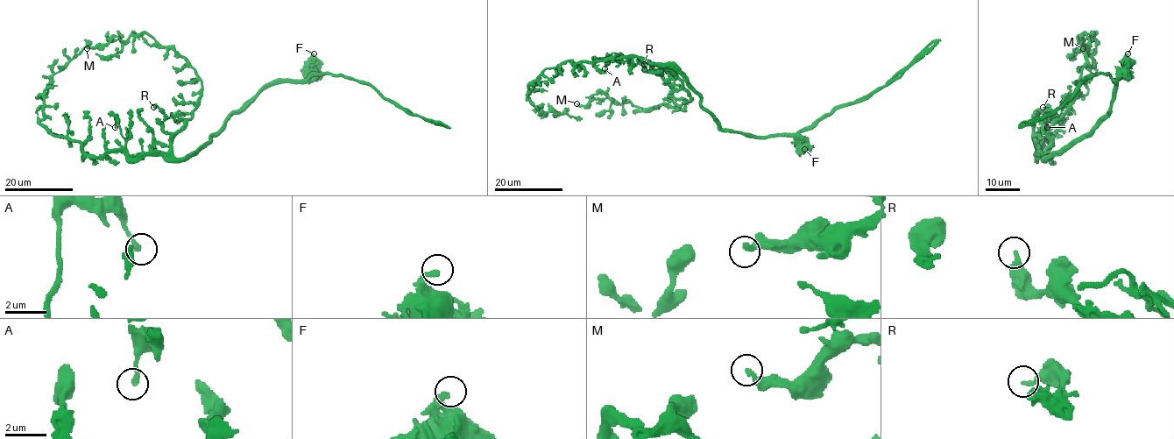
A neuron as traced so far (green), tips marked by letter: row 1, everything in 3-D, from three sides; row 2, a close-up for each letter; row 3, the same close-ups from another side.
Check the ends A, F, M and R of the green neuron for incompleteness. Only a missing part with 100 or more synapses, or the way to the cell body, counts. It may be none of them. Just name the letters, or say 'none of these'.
none of these

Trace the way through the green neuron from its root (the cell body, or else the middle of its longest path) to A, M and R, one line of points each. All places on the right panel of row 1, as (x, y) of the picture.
A: (1069, 143), (1052, 156), (1036, 155), (1036, 158), (1032, 138), (1035, 122), (1040, 120), (1047, 127)
M: (1069, 143), (1045, 157), (1049, 128), (1077, 94), (1089, 45), (1085, 33), (1080, 41), (1077, 37), (1083, 48)
R: (1069, 143), (1057, 153), (1045, 157), (1050, 143), (1049, 130), (1059, 119), (1049, 107), (1043, 107)

